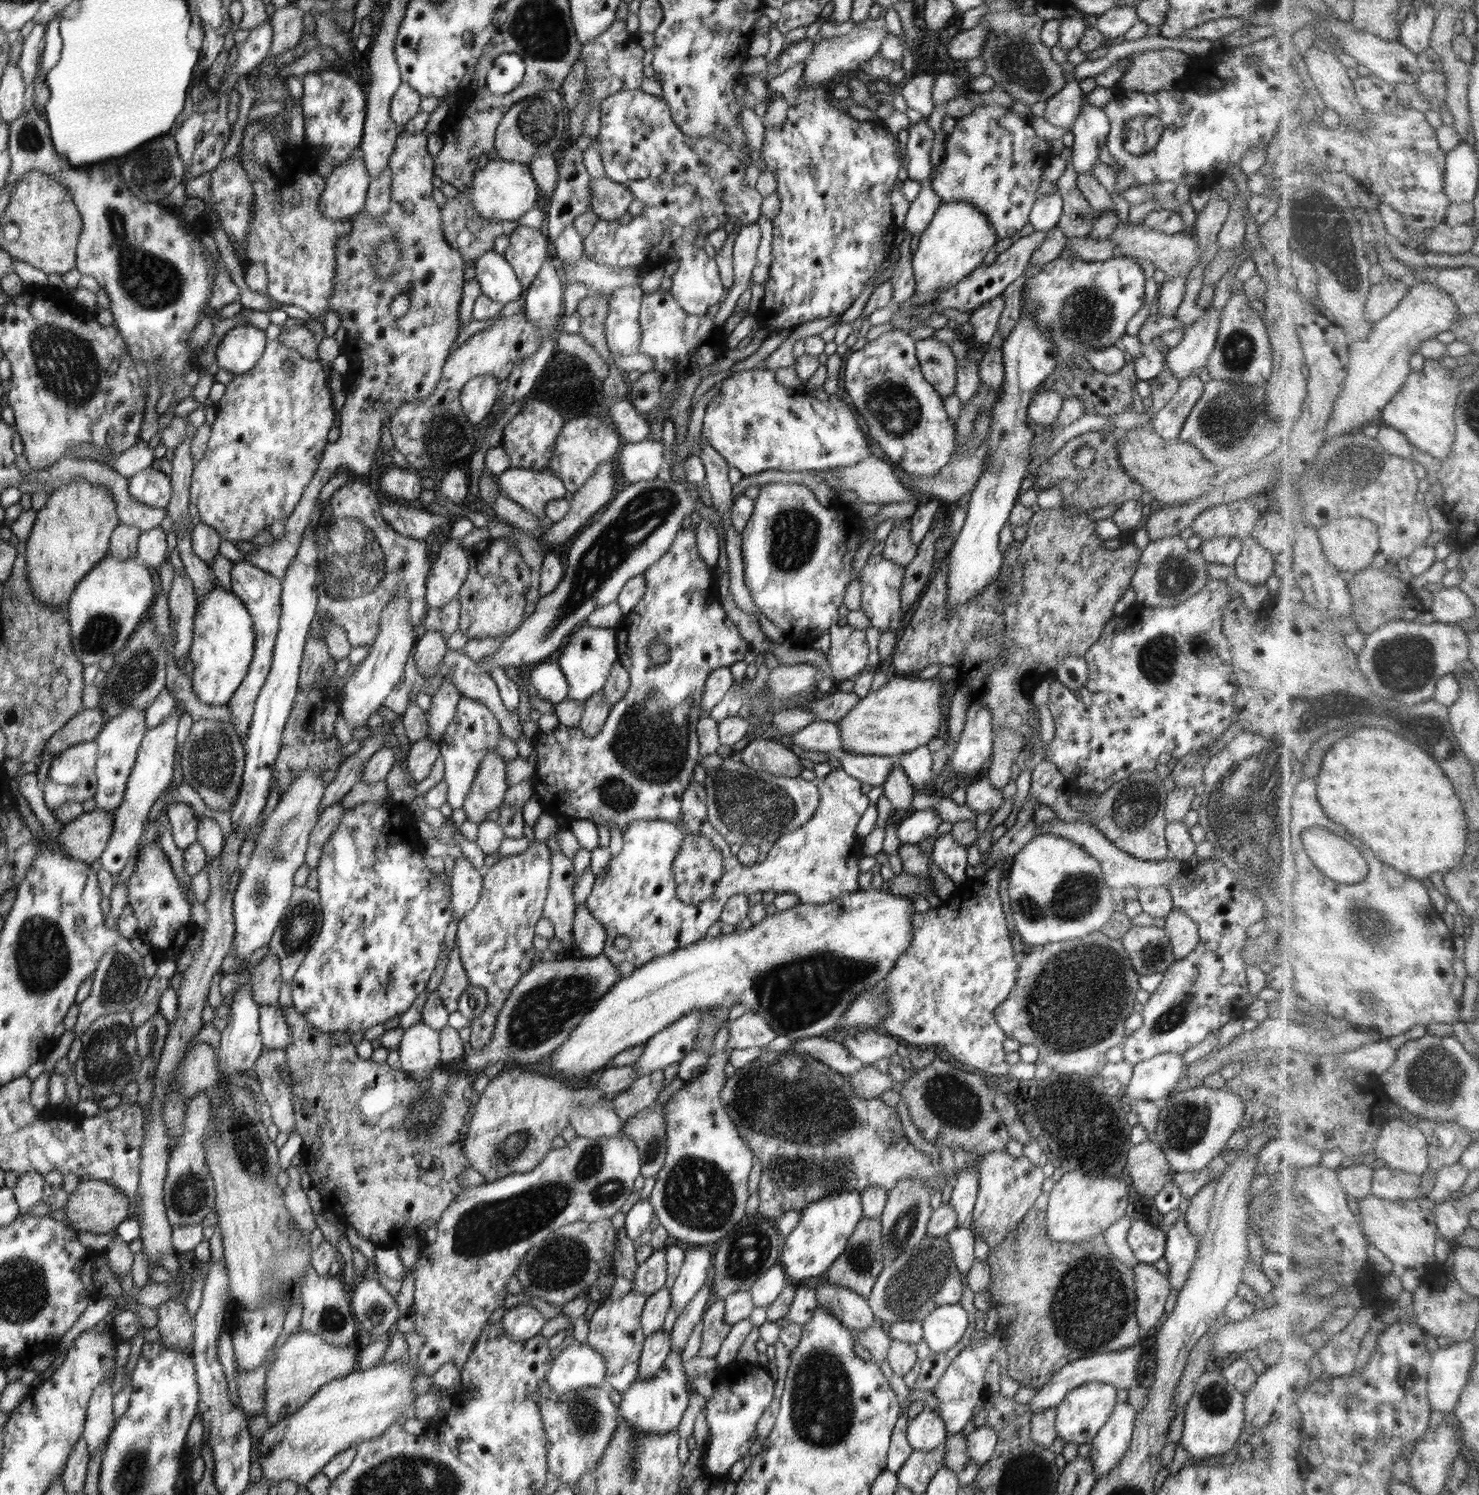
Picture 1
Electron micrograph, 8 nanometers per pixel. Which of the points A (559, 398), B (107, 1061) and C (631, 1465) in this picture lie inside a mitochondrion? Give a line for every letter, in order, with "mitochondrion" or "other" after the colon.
A: other
B: mitochondrion
C: mitochondrion

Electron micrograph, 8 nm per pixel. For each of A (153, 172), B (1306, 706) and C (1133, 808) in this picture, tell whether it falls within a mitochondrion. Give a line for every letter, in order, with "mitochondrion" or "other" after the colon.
A: mitochondrion
B: mitochondrion
C: mitochondrion

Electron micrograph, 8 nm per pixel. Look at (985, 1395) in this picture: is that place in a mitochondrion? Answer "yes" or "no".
no

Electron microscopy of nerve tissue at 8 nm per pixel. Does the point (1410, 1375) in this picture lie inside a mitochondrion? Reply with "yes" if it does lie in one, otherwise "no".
no

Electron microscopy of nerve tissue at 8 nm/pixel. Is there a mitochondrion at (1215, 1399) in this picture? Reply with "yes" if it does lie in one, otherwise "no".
yes

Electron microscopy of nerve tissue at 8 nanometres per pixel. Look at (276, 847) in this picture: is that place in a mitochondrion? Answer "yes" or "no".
yes

